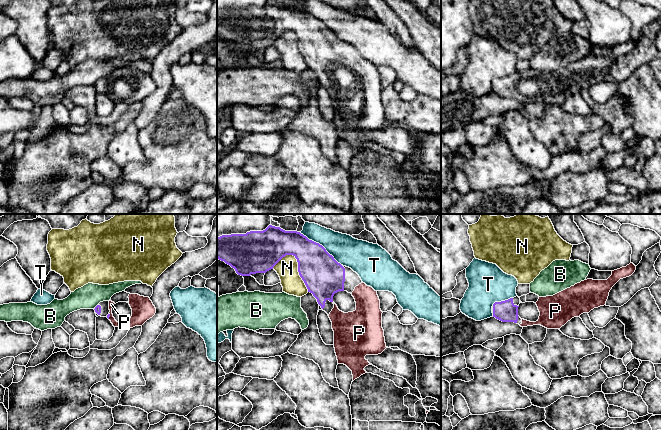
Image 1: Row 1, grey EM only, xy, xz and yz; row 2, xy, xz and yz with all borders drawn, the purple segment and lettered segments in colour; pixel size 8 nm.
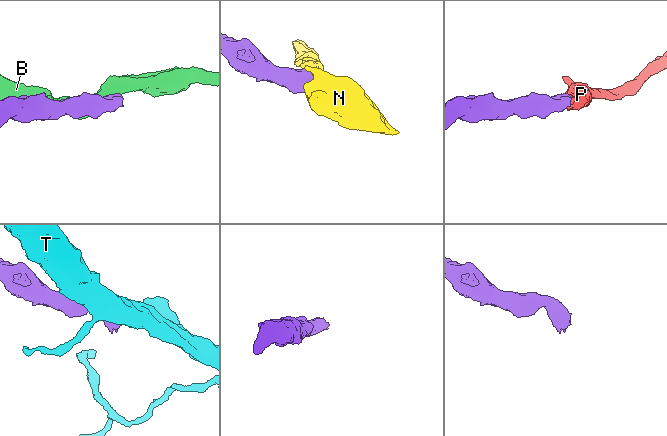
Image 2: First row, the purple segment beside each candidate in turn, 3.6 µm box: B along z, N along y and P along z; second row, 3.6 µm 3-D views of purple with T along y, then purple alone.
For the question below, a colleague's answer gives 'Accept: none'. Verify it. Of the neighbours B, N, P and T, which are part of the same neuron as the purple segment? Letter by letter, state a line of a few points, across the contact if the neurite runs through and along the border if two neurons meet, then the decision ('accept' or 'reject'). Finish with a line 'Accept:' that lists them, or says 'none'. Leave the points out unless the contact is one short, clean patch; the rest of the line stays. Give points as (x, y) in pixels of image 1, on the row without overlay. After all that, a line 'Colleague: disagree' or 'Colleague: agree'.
B: reject
N: reject
P: xy (108, 91), (109, 92), (111, 80) | accept
T: reject
Accept: P
Colleague: disagree

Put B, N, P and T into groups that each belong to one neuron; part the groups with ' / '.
B / N / P / T

